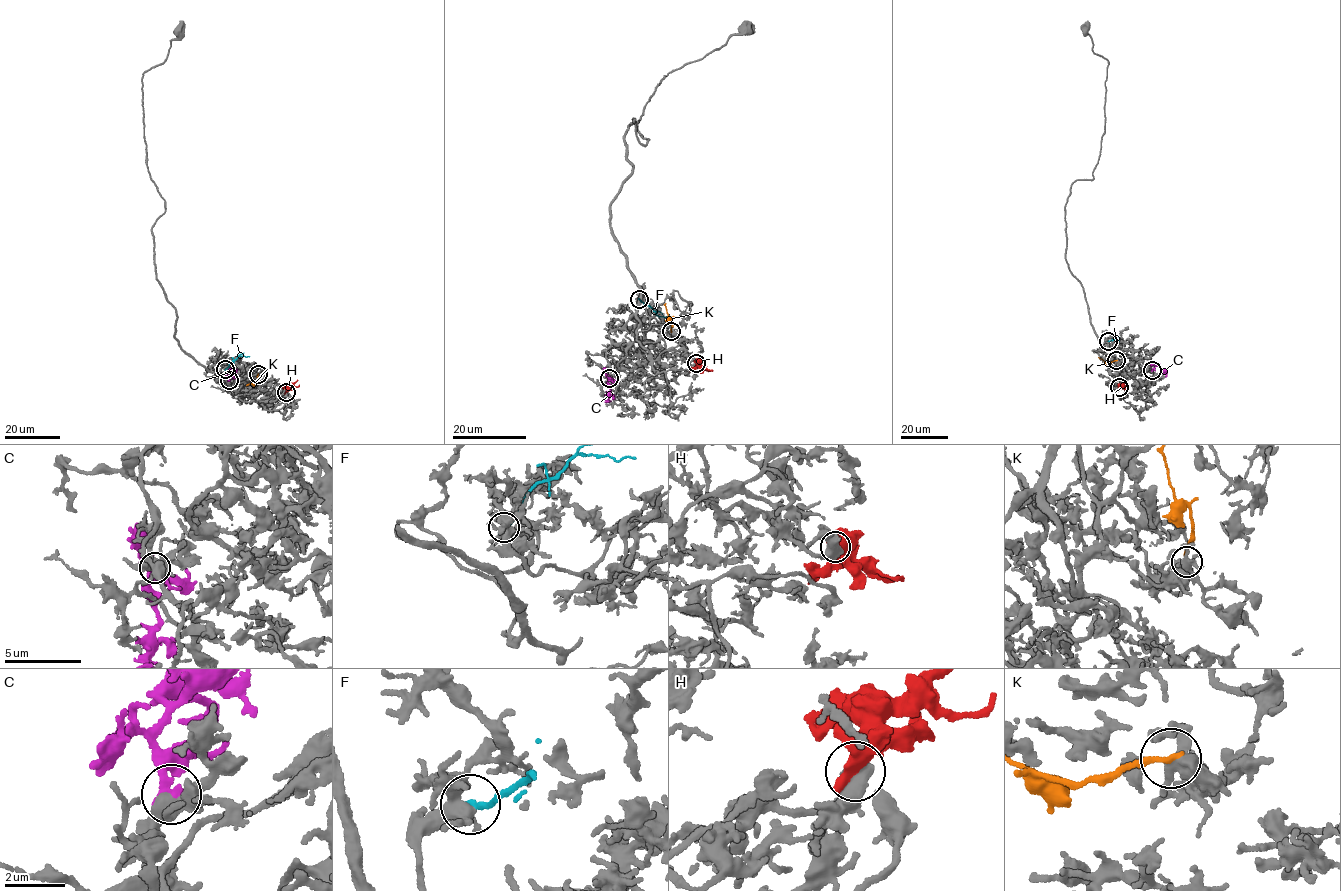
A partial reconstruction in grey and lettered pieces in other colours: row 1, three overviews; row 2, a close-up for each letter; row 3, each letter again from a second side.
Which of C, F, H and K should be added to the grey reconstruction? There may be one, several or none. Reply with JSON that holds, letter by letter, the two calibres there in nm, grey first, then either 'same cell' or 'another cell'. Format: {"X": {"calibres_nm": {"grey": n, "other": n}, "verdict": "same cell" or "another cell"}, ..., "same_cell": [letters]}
{"C": {"calibres_nm": {"grey": 420, "other": 360}, "verdict": "same cell"}, "F": {"calibres_nm": {"grey": 400, "other": 240}, "verdict": "another cell"}, "H": {"calibres_nm": {"grey": 550, "other": 650}, "verdict": "another cell"}, "K": {"calibres_nm": {"grey": 400, "other": 220}, "verdict": "another cell"}, "same_cell": ["C"]}

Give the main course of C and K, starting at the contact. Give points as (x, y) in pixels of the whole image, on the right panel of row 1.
C: (1152, 370), (1160, 365), (1166, 376)
K: (1116, 361), (1106, 362), (1098, 357)

